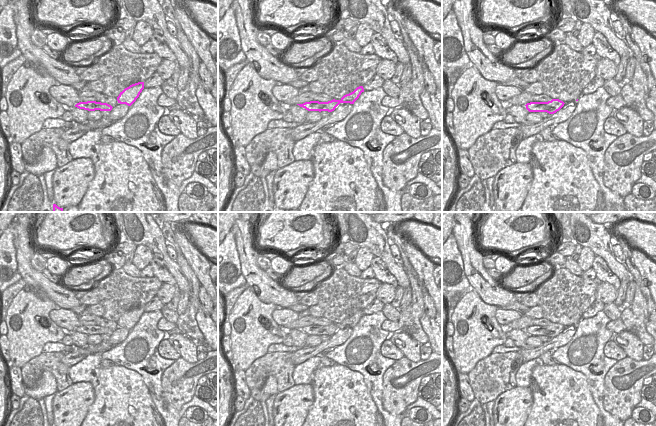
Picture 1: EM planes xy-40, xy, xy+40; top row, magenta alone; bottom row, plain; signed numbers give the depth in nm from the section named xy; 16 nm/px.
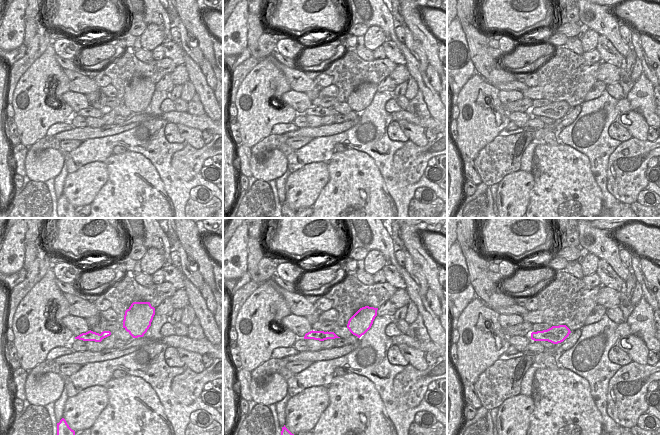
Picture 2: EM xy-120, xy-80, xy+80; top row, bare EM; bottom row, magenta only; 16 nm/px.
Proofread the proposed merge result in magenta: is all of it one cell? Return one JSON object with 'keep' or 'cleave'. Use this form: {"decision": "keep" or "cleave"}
{"decision": "keep"}

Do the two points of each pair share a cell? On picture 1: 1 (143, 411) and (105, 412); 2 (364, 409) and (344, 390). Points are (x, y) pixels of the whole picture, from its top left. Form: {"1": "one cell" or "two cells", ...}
{"1": "one cell", "2": "one cell"}

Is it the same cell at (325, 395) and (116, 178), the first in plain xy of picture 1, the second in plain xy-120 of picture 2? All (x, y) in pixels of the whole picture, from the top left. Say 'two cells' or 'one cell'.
one cell

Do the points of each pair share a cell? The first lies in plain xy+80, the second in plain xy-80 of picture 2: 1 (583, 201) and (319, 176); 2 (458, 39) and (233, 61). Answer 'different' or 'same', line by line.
1: different
2: different

